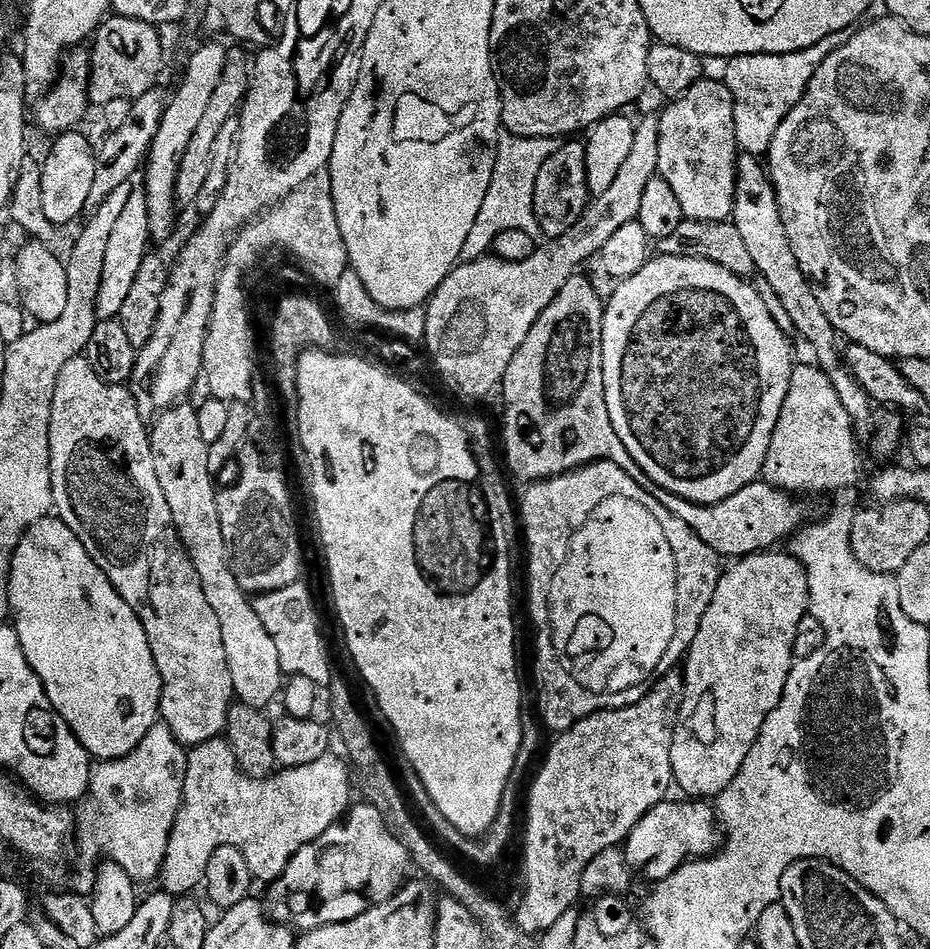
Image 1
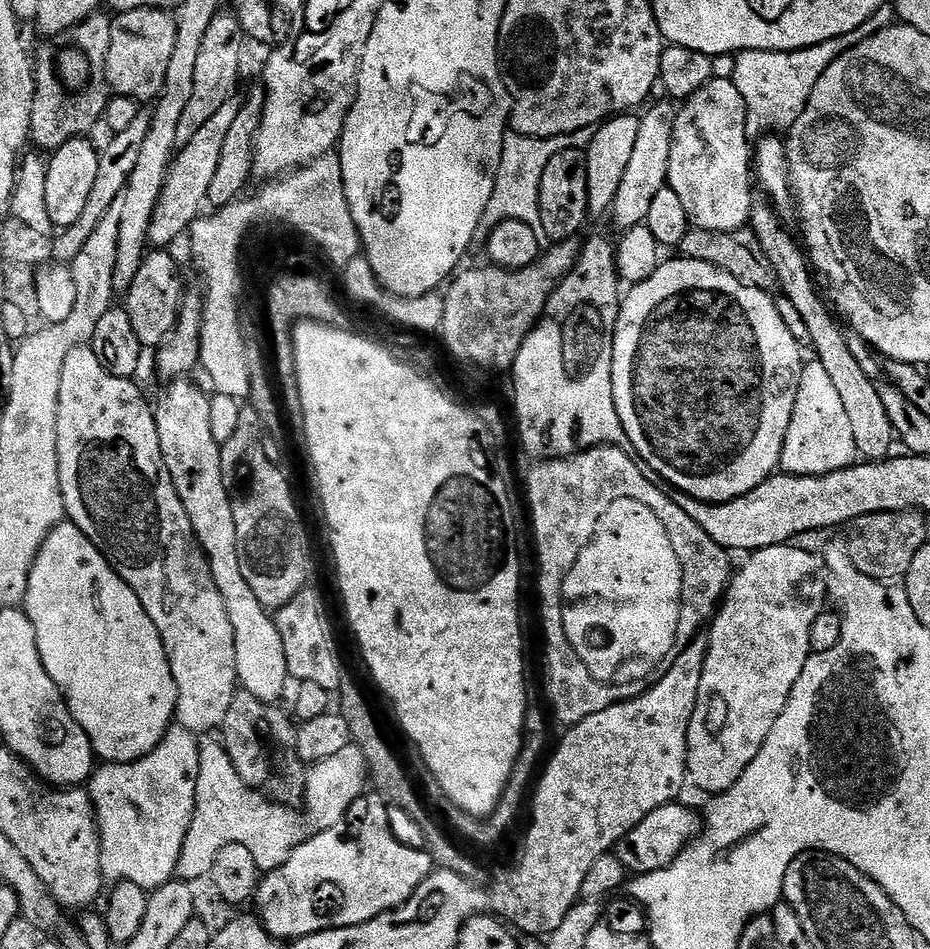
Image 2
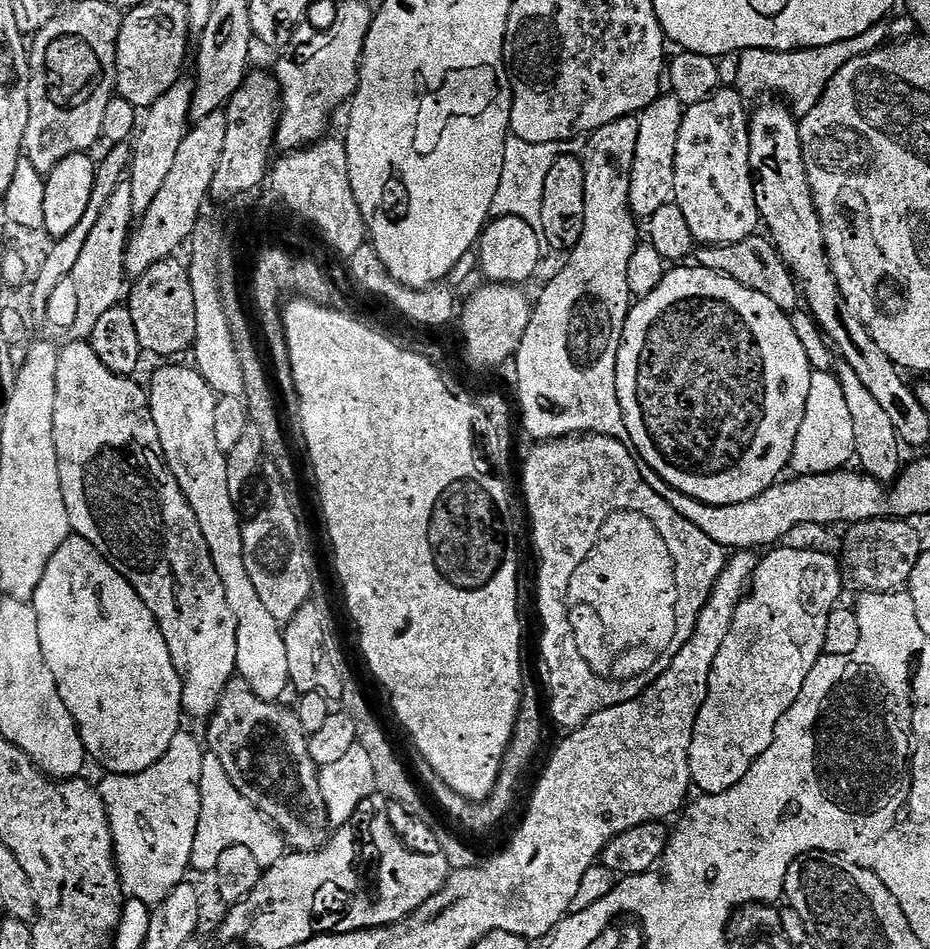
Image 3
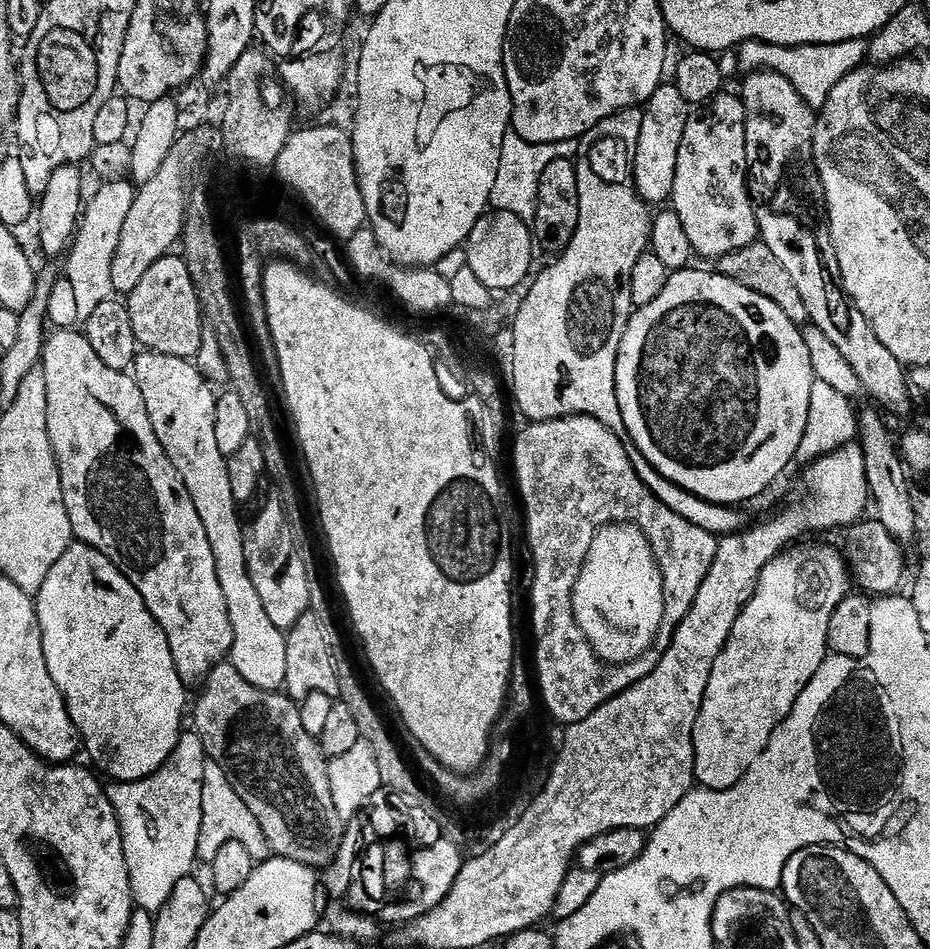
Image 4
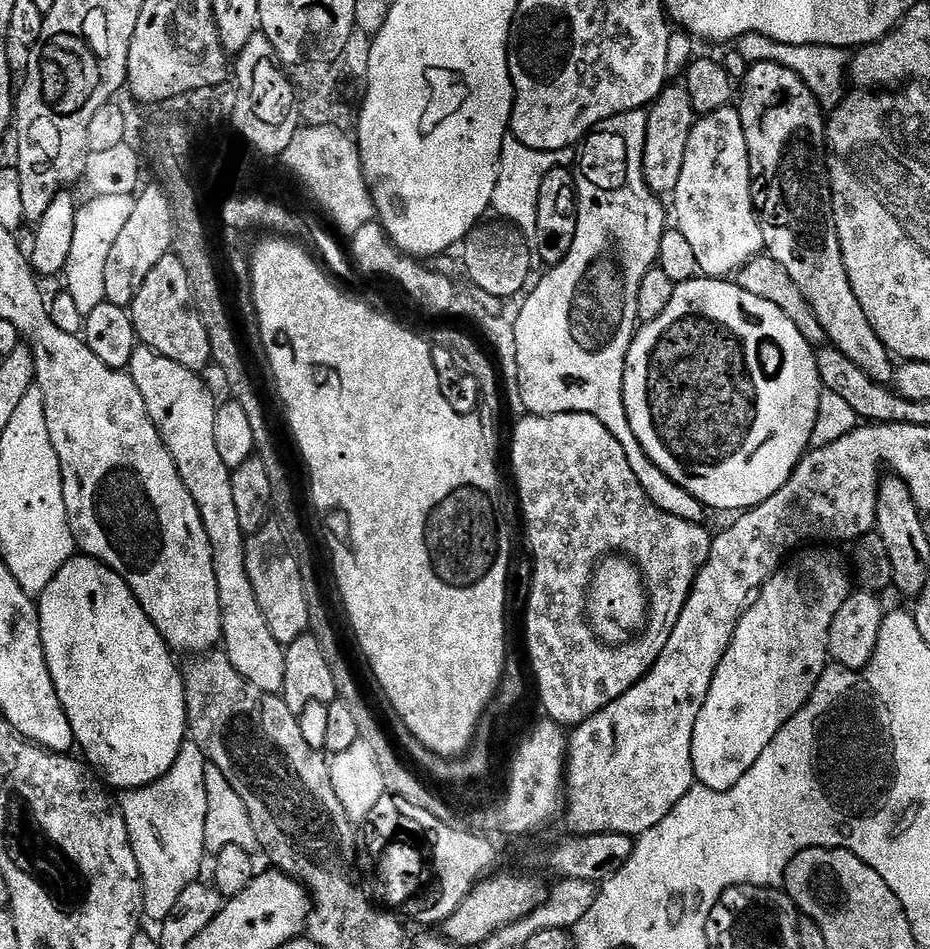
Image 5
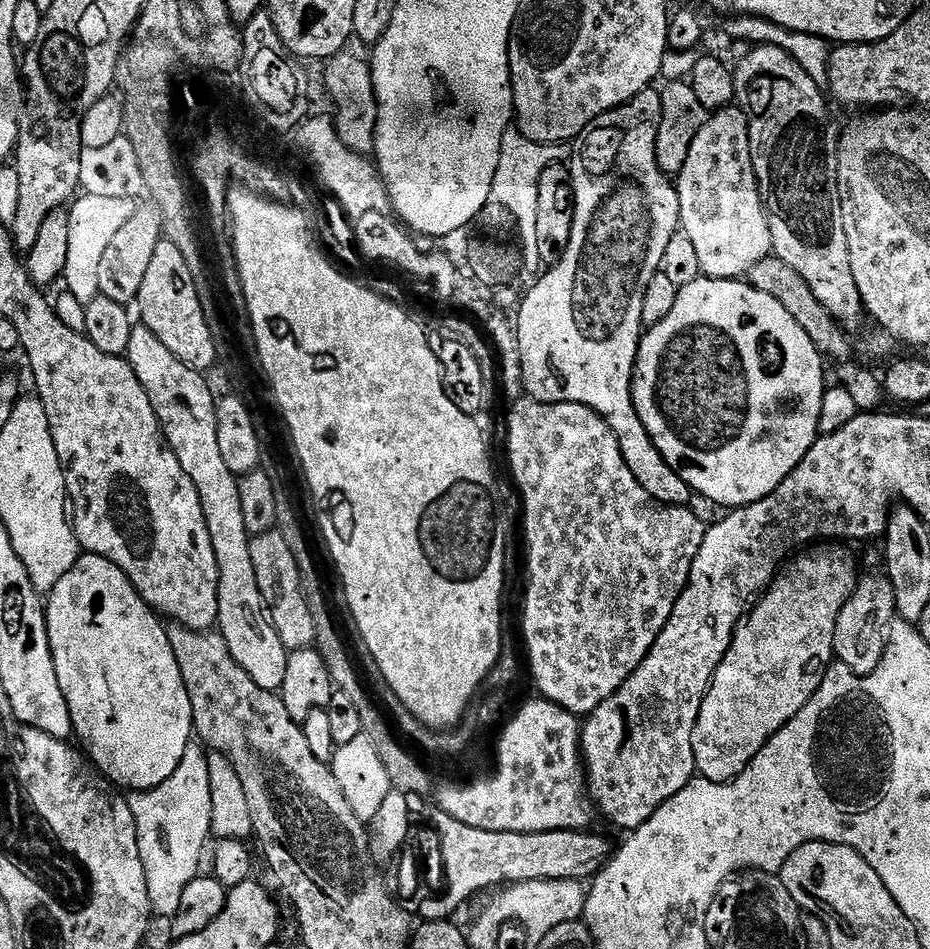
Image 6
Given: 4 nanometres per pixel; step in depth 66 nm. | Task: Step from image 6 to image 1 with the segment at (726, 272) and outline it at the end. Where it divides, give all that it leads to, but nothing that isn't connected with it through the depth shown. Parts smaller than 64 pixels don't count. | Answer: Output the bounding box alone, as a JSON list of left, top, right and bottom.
[659,79,738,220]

